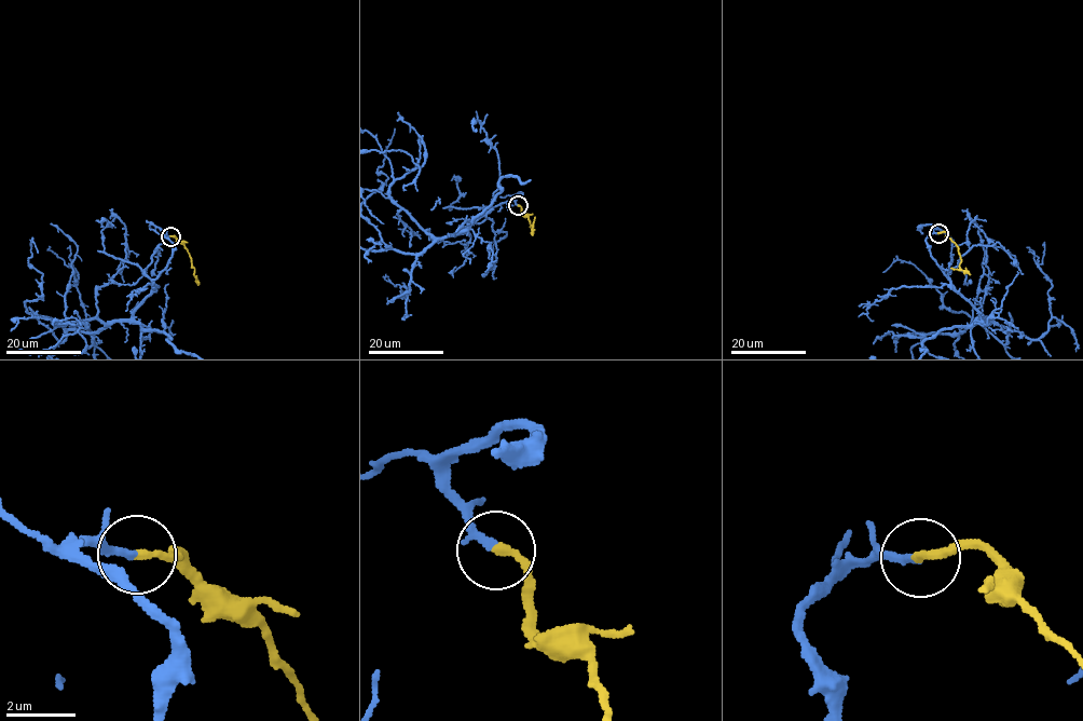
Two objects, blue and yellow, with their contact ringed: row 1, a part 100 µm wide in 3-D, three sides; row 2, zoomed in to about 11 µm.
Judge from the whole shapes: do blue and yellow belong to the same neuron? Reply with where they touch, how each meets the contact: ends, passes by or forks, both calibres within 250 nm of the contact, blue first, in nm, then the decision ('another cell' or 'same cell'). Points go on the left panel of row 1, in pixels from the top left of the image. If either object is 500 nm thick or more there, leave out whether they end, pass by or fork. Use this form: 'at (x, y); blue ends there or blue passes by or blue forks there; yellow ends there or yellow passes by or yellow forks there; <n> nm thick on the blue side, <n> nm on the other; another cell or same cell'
at (170, 236); blue ends there; yellow ends there; 240 nm thick on the blue side, 240 nm on the other; same cell

